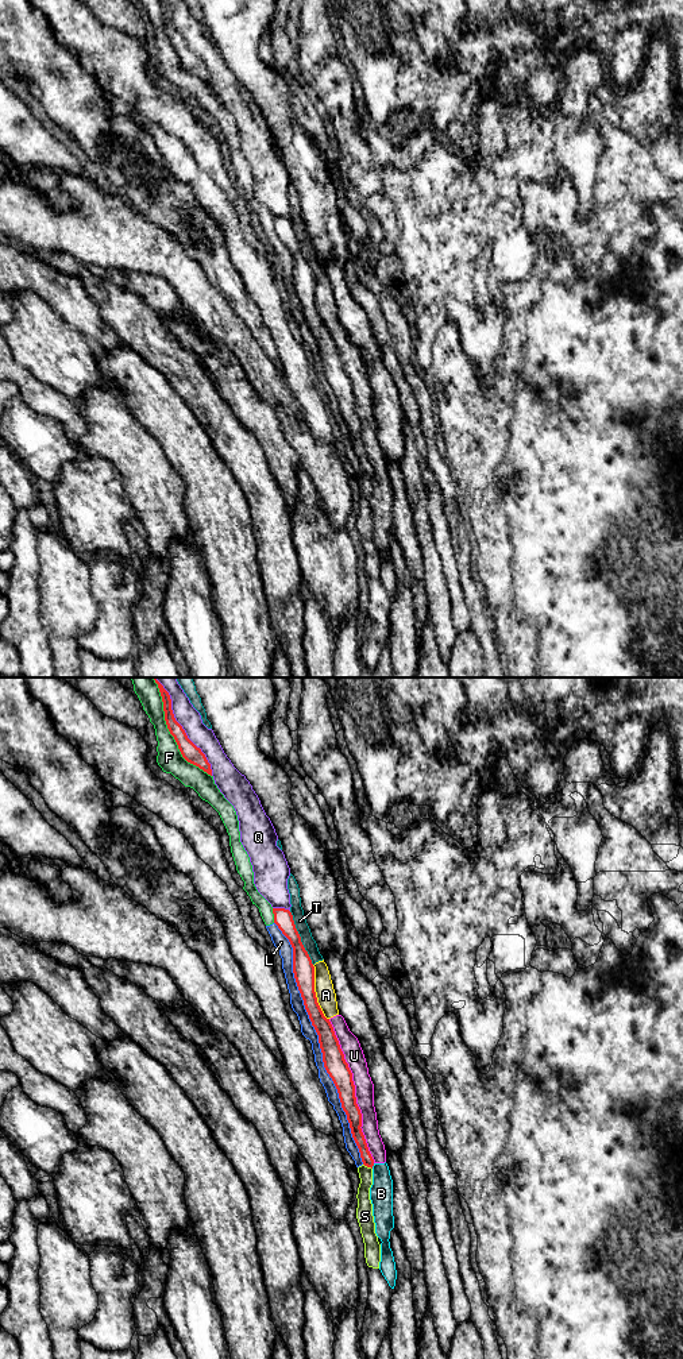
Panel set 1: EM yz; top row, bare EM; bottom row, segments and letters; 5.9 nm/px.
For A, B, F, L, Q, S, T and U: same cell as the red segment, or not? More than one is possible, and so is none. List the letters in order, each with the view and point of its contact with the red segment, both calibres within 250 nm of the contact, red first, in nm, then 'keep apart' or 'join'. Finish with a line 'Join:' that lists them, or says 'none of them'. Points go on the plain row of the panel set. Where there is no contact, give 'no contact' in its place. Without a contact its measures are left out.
A: meets red in yz at (315, 301); 130 nm thick on the red side, 120 nm on the other; keep apart
B: meets red in yz at (373, 474); 70 nm thick on the red side, 140 nm on the other; keep apart
F: meets red in yz at (174, 47); 110 nm thick on the red side, 150 nm on the other; keep apart
L: meets red in yz at (319, 351); 130 nm thick on the red side, 80 nm on the other; keep apart
Q: meets red in yz at (185, 42); 110 nm thick on the red side, 140 nm on the other; keep apart
S: meets red in yz at (367, 475); 70 nm thick on the red side, 100 nm on the other; keep apart
T: meets red in yz at (300, 247); 130 nm thick on the red side, 80 nm on the other; keep apart
U: meets red in yz at (354, 400); 130 nm thick on the red side, 120 nm on the other; keep apart
Join: none of them

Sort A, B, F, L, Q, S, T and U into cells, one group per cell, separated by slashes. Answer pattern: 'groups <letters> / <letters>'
groups A B T U / F L S / Q

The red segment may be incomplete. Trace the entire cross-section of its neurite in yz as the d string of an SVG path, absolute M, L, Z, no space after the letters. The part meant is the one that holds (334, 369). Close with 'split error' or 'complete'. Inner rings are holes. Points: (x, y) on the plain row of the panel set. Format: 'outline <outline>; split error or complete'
outline M273 217L274 232L289 248L293 256L293 282L304 309L305 318L309 324L312 335L319 344L319 352L323 362L323 371L327 382L332 387L342 417L347 424L352 447L359 457L360 467L364 475L374 475L374 468L368 460L364 444L362 441L362 422L356 413L355 394L352 390L352 382L348 372L344 368L344 363L340 358L339 350L335 344L333 336L327 328L317 312L315 301L315 275L305 259L301 246L296 238L293 224L285 217Z; complete

